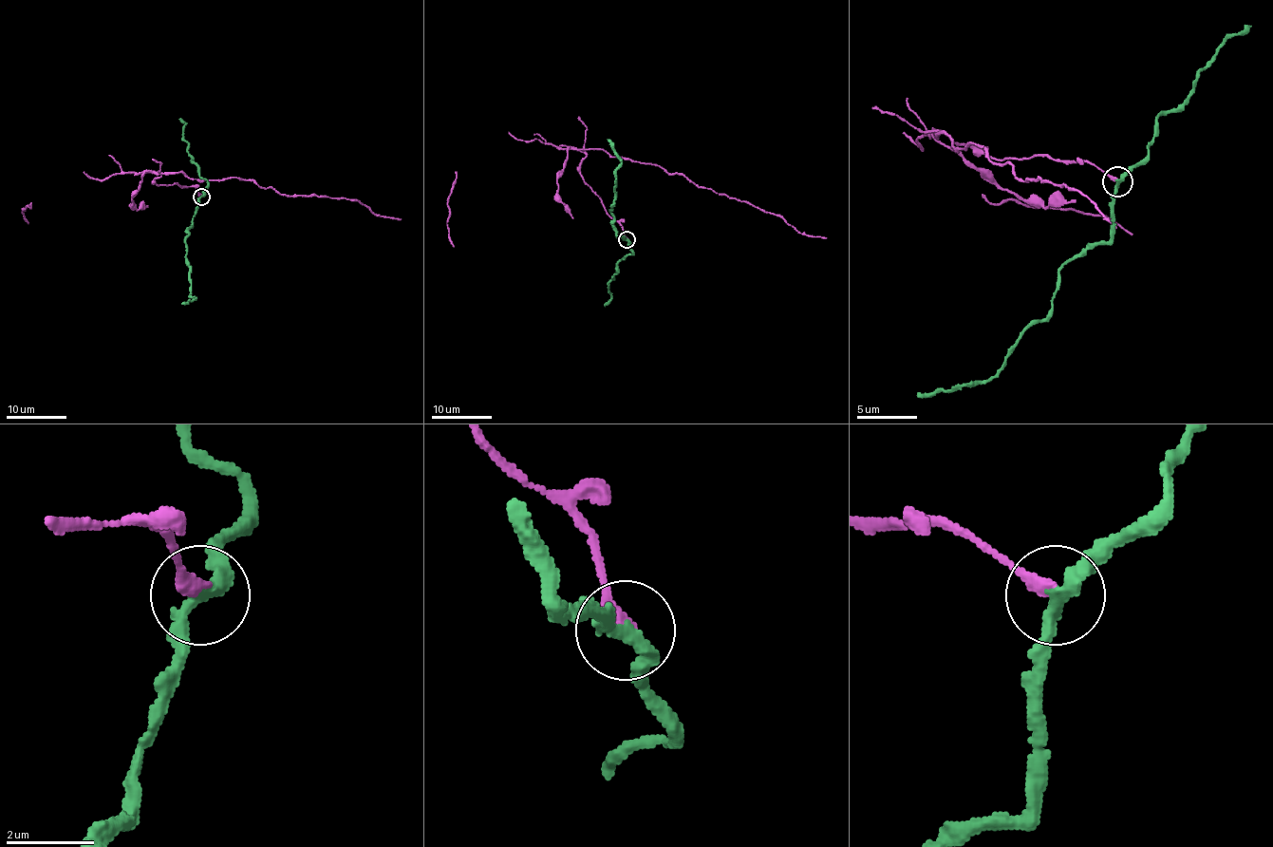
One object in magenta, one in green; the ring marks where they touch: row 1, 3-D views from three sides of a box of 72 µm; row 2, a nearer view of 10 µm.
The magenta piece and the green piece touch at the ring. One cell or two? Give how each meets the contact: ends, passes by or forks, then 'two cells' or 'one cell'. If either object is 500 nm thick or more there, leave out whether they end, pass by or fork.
magenta ends; green passes by; two cells

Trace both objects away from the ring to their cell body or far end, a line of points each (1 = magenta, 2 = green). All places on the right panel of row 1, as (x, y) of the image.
1: (1116, 180), (1087, 162), (1000, 159), (936, 132), (954, 147), (984, 147), (1015, 178), (1075, 186), (1113, 226)
2: (1116, 180), (1108, 240), (1090, 244), (1059, 271), (1054, 310), (1023, 331), (1005, 365), (982, 383), (918, 398)

